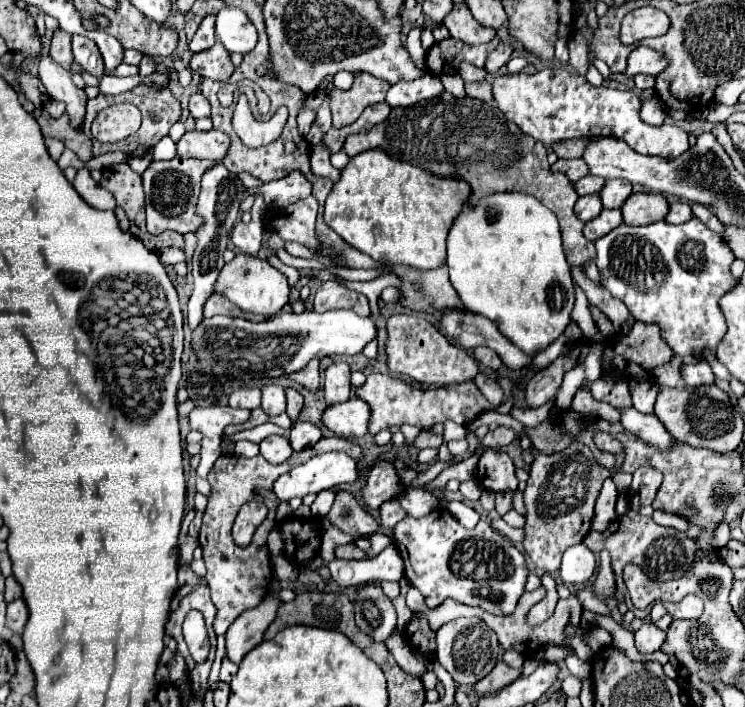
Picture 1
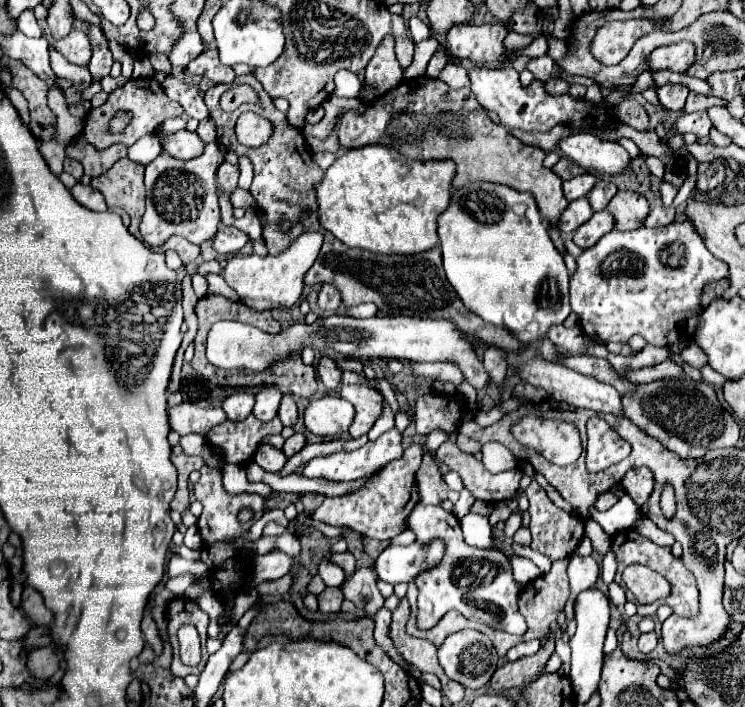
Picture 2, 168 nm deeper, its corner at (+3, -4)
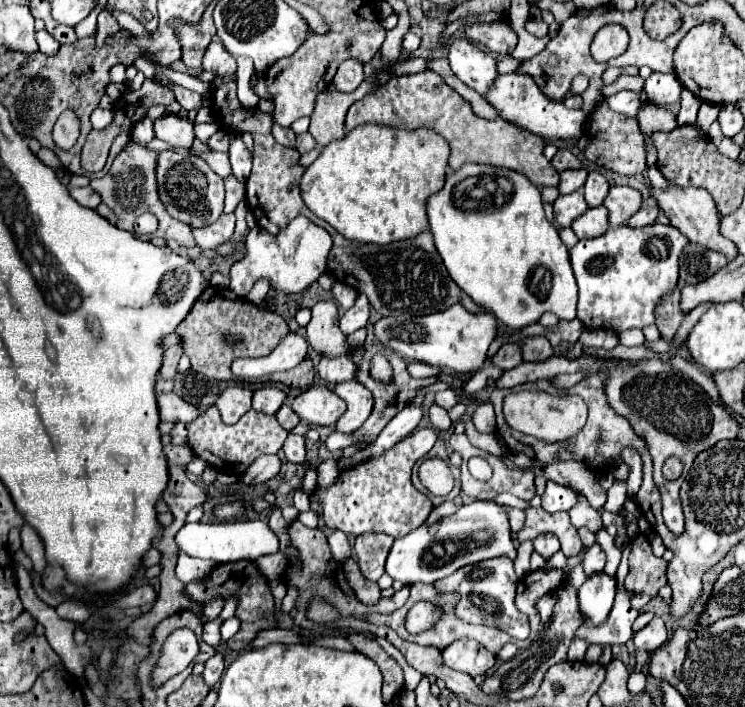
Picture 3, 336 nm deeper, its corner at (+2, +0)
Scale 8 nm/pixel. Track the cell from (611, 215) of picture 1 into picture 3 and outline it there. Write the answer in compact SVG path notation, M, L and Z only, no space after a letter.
M595 206L589 208L583 216L577 216L571 224L573 232L577 238L597 238L607 230L607 208L605 206Z

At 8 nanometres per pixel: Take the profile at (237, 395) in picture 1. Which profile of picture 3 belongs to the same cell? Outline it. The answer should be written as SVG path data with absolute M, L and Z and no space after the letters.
M229 386L217 398L217 408L225 424L235 424L247 410L251 410L251 390L245 386Z

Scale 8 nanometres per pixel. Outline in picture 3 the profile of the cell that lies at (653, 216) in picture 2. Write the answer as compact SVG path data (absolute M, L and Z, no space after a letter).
M651 206L651 208L641 208L639 212L635 212L625 224L627 226L649 226L649 224L653 224L655 222L655 218L657 218L657 214L659 214L659 208L657 206Z

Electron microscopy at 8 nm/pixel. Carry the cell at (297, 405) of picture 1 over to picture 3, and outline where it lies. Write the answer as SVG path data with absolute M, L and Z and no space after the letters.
M285 402L285 404L279 408L279 412L275 414L275 418L279 420L279 424L281 424L287 432L291 432L291 430L299 424L299 416L293 412L293 408L291 408L289 402Z

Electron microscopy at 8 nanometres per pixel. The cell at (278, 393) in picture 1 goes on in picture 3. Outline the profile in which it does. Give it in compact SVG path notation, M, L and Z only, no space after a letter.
M265 386L253 392L253 408L257 412L265 412L265 414L275 414L281 404L285 402L287 394L275 386Z

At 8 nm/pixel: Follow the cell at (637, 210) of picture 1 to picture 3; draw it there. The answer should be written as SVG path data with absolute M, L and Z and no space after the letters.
M613 186L603 206L609 210L609 224L621 226L641 208L641 194L629 186Z

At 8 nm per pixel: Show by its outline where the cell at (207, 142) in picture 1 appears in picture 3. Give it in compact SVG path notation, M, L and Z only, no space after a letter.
M163 114L161 118L155 120L155 136L163 142L169 142L171 146L183 148L187 150L193 140L195 140L195 132L193 132L193 124L177 114Z

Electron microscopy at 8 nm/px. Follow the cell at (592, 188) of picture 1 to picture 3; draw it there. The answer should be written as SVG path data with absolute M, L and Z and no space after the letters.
M585 168L565 170L565 172L561 172L561 180L559 180L557 190L559 190L561 194L571 194L571 192L583 188L585 178L587 178L587 170L585 170Z

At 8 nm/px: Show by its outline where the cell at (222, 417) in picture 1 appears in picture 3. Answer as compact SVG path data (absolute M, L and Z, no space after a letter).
M163 392L157 394L157 408L159 408L159 418L161 422L191 422L195 420L197 414L201 414L195 406L187 404L173 392Z

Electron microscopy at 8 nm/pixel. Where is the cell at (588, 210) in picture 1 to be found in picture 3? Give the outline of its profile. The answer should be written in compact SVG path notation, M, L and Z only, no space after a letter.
M573 192L573 194L567 194L567 196L559 196L555 202L553 202L553 214L555 214L555 222L565 228L565 226L571 226L571 222L581 216L589 206L585 204L585 198L581 196L581 192Z

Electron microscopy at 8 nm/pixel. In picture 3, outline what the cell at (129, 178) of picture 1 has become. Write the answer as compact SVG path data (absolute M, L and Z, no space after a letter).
M129 142L113 160L113 166L109 168L109 172L99 178L99 180L91 180L91 188L95 192L99 192L103 204L107 204L115 216L117 216L117 228L133 232L133 224L137 220L137 216L141 216L143 212L151 212L157 216L159 220L159 228L157 228L157 236L161 238L173 238L177 240L181 246L191 248L195 246L191 228L179 220L175 220L173 216L167 214L163 202L159 200L159 192L157 192L157 178L155 178L155 166L157 166L157 152L147 150L145 146L139 146L135 142Z

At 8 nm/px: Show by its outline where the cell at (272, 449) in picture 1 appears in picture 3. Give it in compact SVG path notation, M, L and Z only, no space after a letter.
M261 456L257 458L249 470L245 470L245 474L241 476L241 482L247 484L247 486L257 486L257 484L263 484L267 482L269 478L277 476L281 468L281 462L277 456Z

